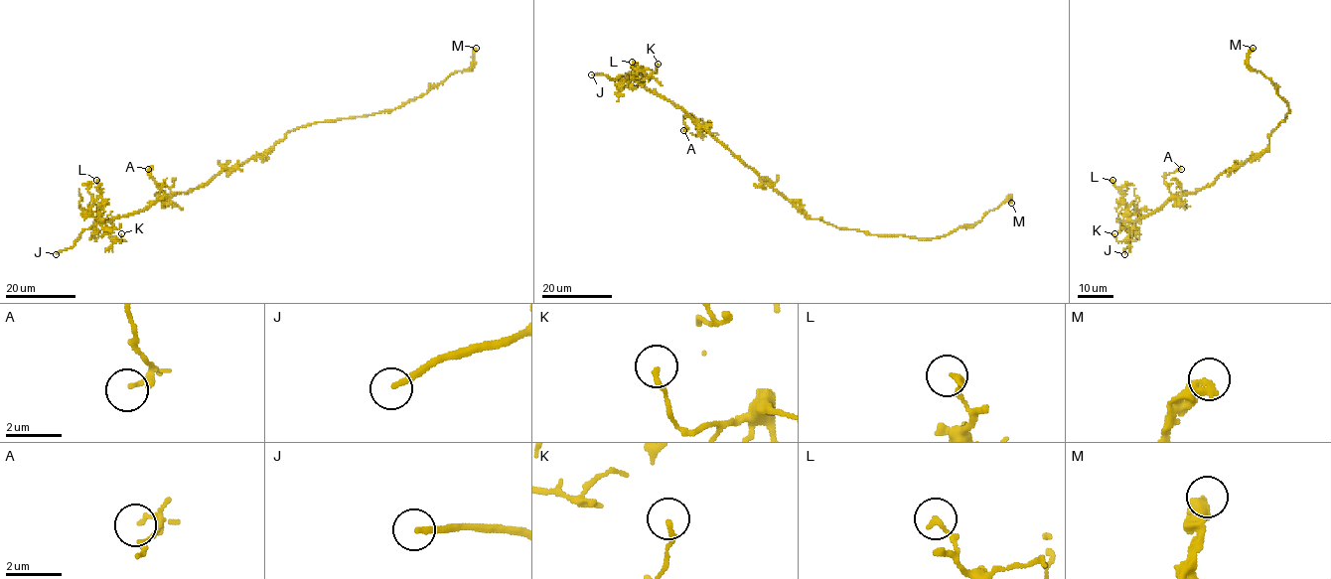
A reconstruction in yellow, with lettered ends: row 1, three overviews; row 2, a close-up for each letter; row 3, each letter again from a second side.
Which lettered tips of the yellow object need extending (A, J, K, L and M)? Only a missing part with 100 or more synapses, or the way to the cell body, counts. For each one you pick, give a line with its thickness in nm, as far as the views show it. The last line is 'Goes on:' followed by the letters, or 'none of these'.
J: Thickness 220 nm
Goes on: J

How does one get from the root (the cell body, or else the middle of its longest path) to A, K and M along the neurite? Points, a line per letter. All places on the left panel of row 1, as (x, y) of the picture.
A: (259, 155), (223, 169), (205, 184), (187, 193), (159, 199), (159, 187), (148, 169)
K: (259, 155), (223, 169), (187, 193), (164, 195), (144, 210), (111, 217), (105, 230), (119, 241), (121, 233)
M: (259, 155), (302, 126), (404, 105), (453, 72), (468, 71), (476, 48)

